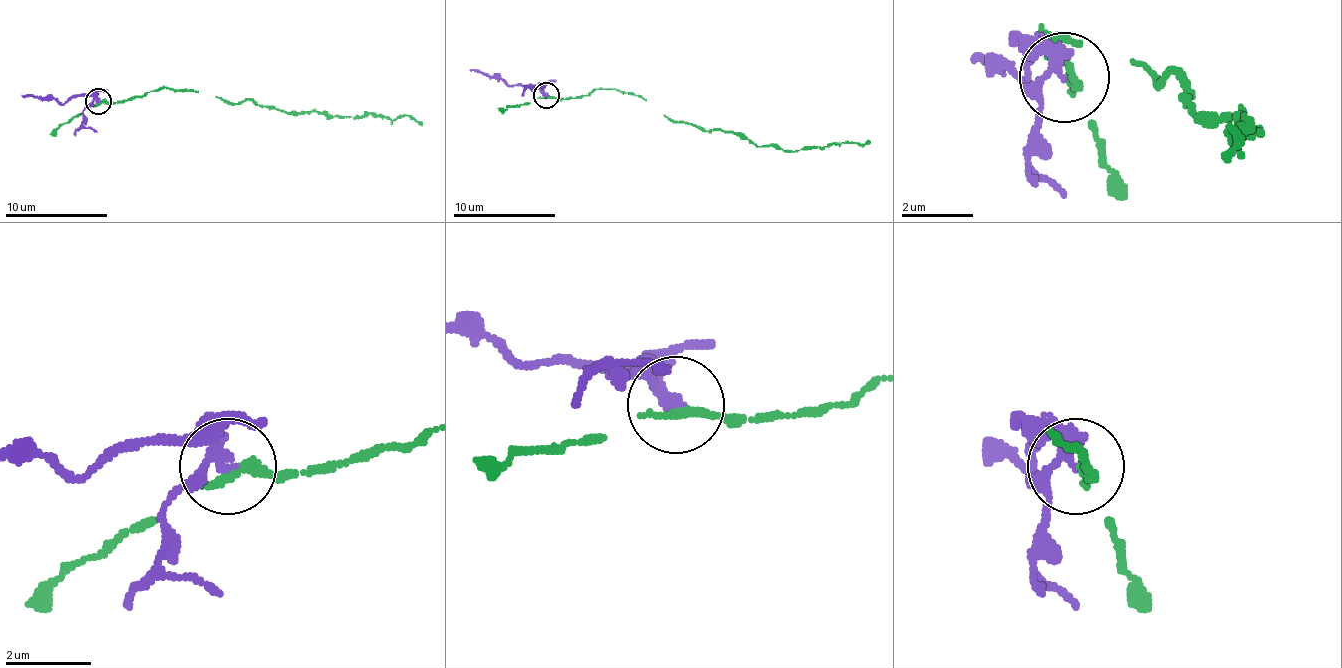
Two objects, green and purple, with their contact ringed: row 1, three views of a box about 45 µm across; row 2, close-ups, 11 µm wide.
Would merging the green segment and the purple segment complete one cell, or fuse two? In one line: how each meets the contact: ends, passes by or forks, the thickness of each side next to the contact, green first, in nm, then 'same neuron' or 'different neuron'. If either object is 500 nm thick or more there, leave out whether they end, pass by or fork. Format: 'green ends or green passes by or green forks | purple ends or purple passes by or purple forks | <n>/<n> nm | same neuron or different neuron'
green ends | purple passes by | 280/200 nm | different neuron

